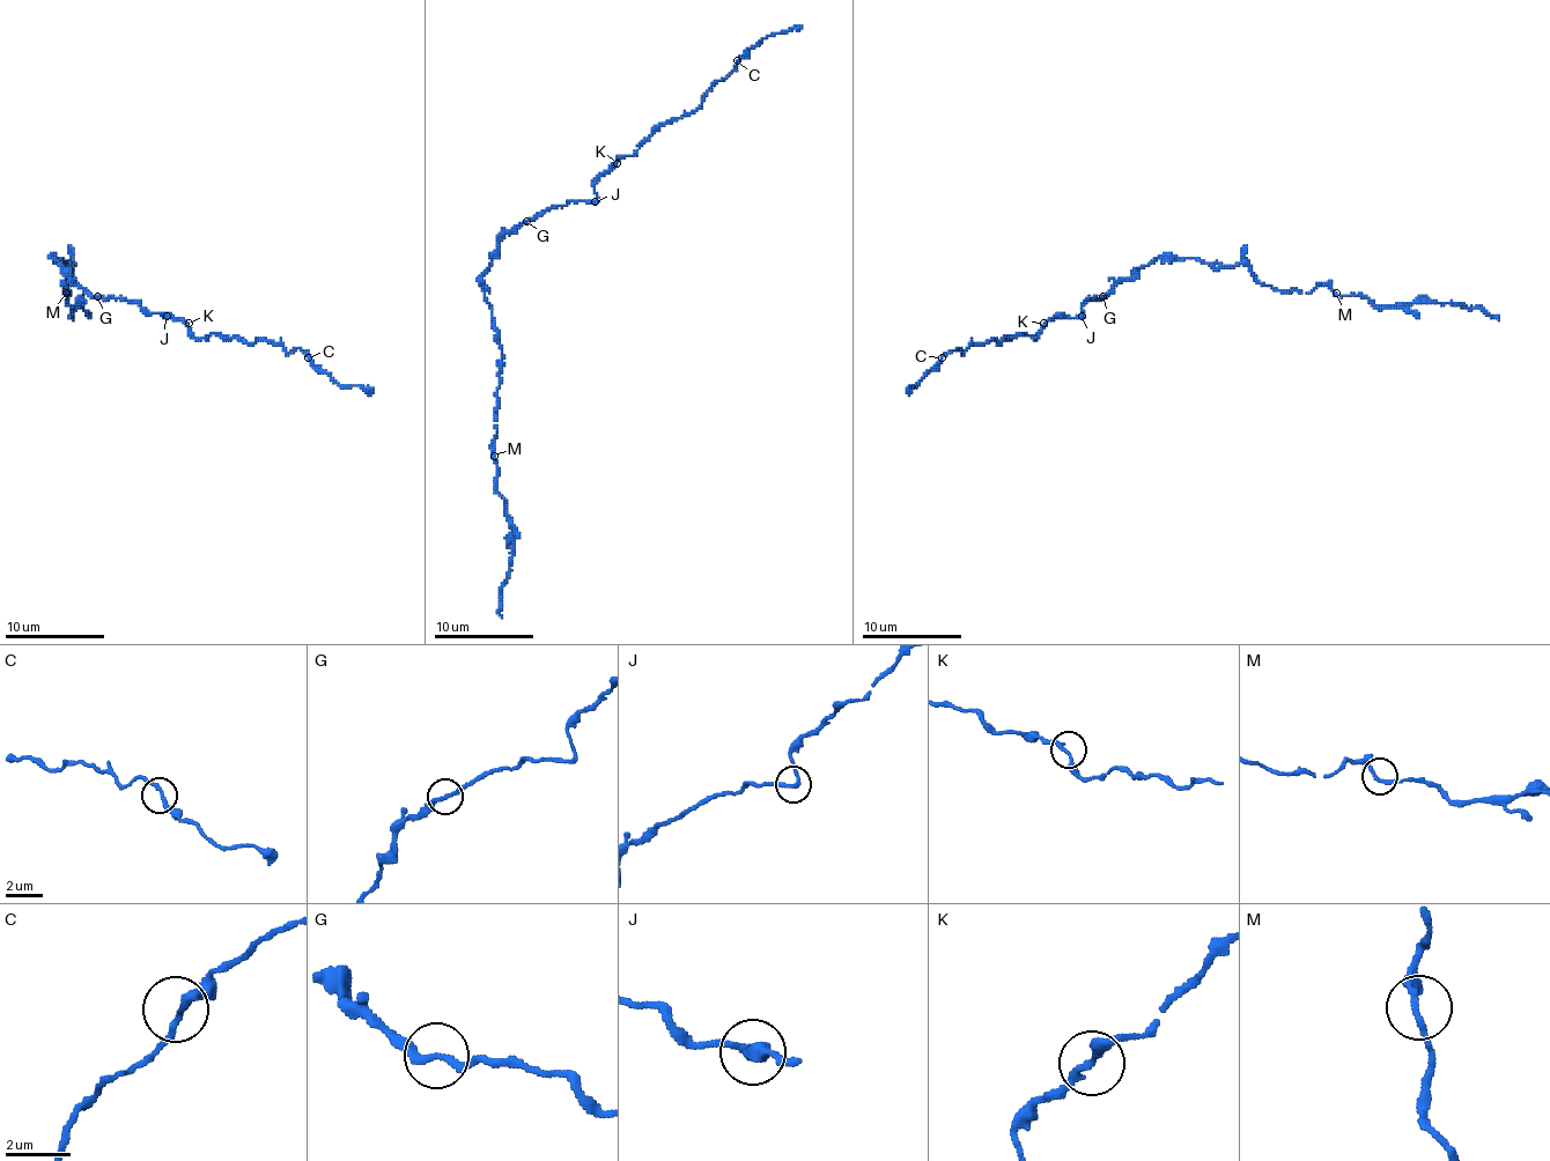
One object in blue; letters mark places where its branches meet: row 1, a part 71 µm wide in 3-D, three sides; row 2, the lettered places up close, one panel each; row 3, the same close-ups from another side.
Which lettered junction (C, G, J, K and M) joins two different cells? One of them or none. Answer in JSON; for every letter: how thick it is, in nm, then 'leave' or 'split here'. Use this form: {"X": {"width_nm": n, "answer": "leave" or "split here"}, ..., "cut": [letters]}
{"C": {"width_nm": 220, "answer": "leave"}, "G": {"width_nm": 220, "answer": "leave"}, "J": {"width_nm": 200, "answer": "leave"}, "K": {"width_nm": 200, "answer": "leave"}, "M": {"width_nm": 190, "answer": "leave"}, "cut": []}

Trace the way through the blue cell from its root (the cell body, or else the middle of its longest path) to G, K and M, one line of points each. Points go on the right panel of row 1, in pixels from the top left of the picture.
G: (1121, 278), (1101, 295)
K: (1121, 278), (1101, 298), (1091, 298), (1079, 316), (1052, 318), (1043, 323)
M: (1121, 278), (1176, 256), (1244, 263), (1278, 290), (1329, 286), (1336, 293)

